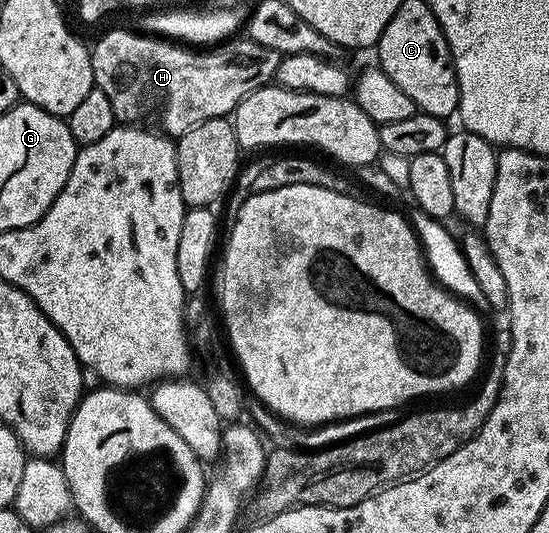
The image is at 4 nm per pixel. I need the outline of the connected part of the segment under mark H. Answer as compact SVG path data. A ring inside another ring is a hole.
M108 31L96 44L91 44L92 81L95 90L110 97L117 124L147 125L169 137L185 135L189 129L207 119L231 116L241 99L256 90L259 83L268 85L275 80L282 58L280 52L265 47L259 48L247 37L237 38L233 47L220 45L215 49L201 50L204 52L199 55L196 52L199 50L189 49L148 33L139 34L135 35L132 31Z

